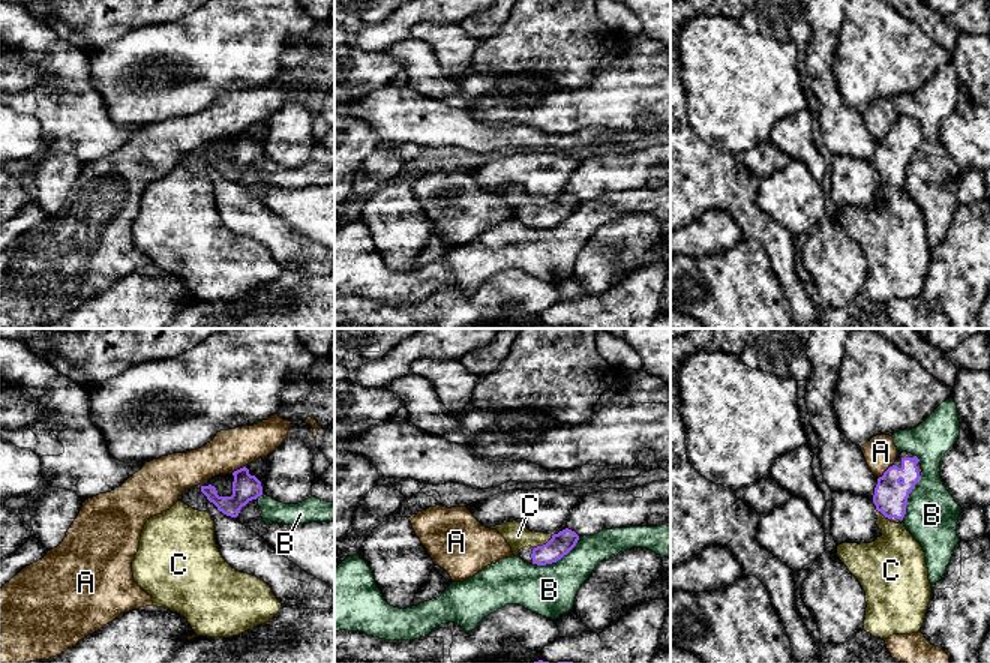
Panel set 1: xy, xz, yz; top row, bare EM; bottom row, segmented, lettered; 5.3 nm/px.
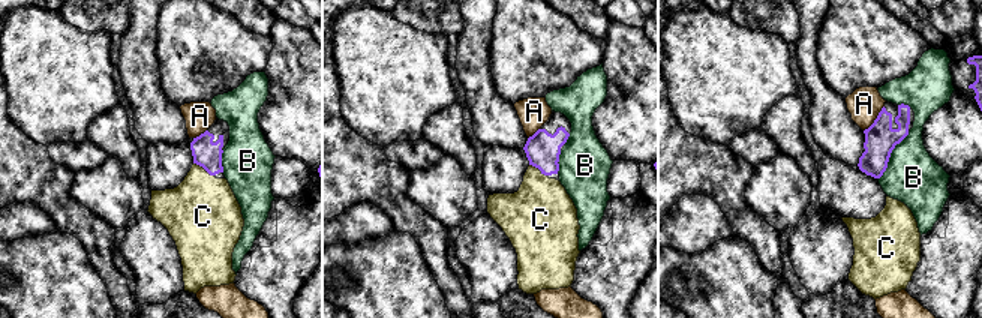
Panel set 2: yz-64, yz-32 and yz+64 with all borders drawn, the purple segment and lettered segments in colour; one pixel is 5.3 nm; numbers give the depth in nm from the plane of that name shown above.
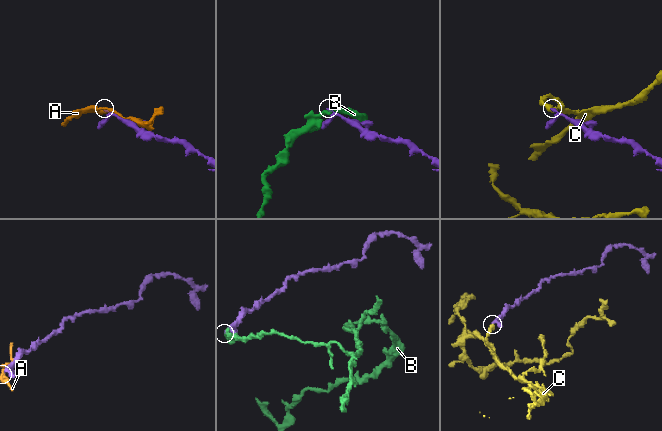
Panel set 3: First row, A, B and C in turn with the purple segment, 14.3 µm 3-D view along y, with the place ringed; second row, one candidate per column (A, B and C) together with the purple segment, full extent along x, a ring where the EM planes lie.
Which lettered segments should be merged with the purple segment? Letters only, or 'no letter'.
C

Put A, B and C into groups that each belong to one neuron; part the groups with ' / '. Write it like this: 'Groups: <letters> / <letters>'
Groups: A / B / C

